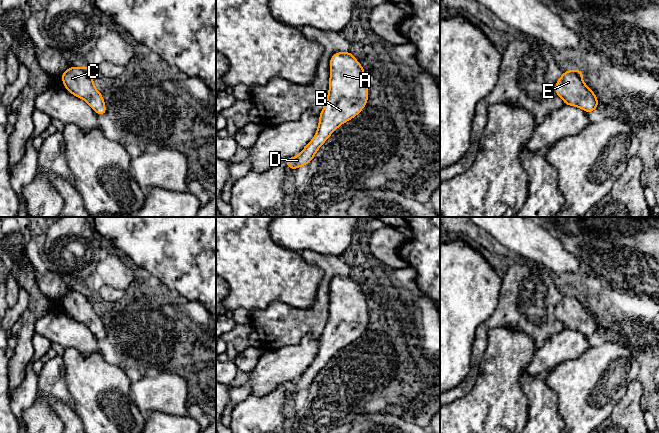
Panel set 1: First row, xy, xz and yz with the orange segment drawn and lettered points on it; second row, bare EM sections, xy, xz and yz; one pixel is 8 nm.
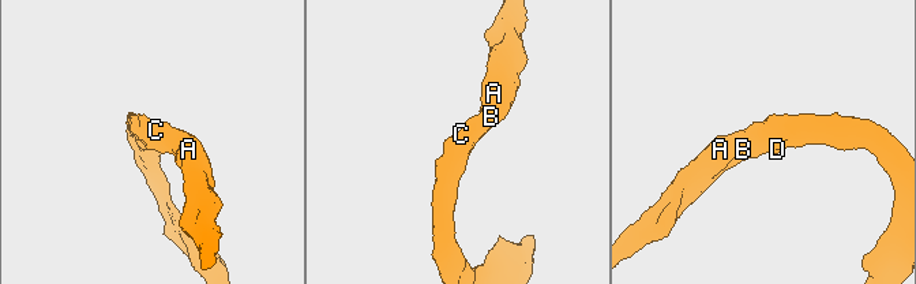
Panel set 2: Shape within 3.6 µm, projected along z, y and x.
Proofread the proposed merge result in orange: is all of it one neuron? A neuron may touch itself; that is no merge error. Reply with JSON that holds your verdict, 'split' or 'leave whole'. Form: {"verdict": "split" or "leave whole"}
{"verdict": "leave whole"}

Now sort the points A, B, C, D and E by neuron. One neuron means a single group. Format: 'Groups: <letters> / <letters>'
Groups: A B C D E

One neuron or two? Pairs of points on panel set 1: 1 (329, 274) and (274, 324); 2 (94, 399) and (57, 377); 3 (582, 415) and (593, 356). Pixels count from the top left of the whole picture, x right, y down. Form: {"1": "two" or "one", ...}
{"1": "one", "2": "two", "3": "one"}

